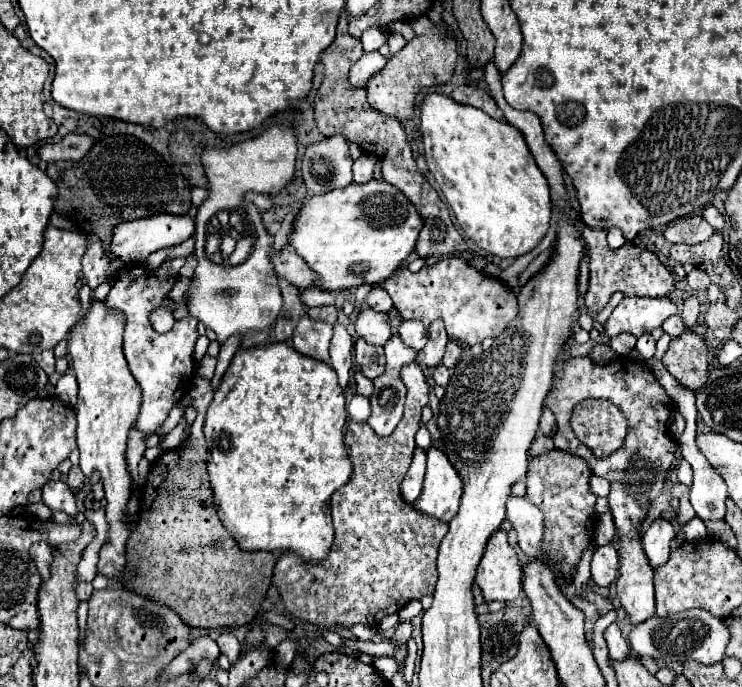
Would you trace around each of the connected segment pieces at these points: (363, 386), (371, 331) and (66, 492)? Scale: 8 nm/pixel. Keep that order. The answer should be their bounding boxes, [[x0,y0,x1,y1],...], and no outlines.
[[354,370,372,396],[354,308,392,346],[42,482,76,516]]

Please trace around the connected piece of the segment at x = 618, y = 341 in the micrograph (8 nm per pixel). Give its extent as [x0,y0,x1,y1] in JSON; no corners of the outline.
[610,334,636,354]

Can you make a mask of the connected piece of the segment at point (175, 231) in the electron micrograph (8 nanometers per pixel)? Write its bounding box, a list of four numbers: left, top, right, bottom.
[110,214,194,262]

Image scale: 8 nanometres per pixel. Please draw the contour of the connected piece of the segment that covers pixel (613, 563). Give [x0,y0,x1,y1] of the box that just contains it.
[592,546,618,586]

